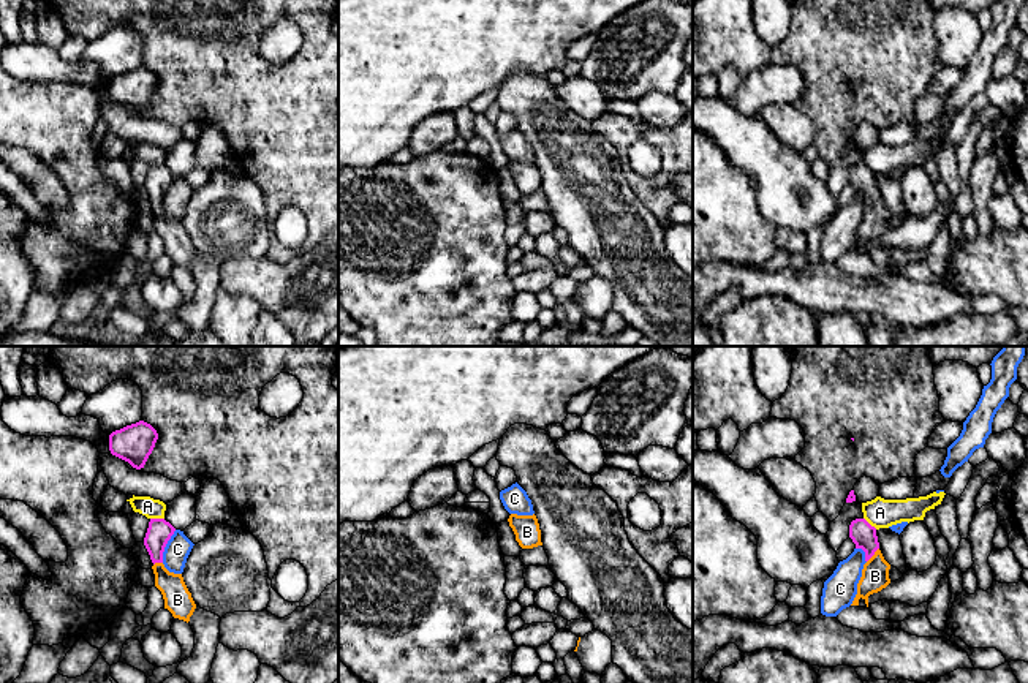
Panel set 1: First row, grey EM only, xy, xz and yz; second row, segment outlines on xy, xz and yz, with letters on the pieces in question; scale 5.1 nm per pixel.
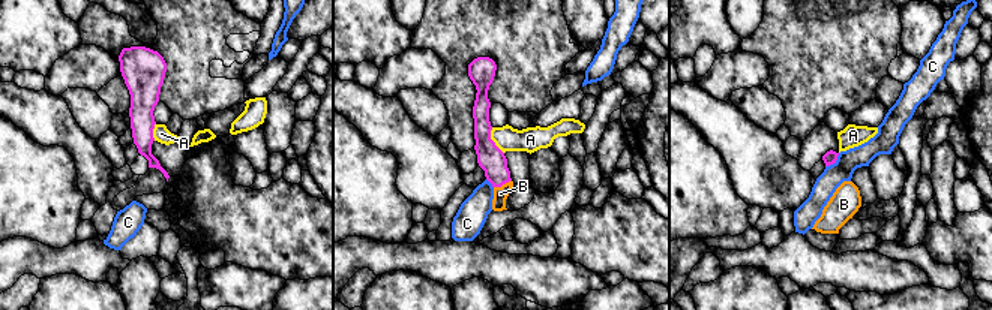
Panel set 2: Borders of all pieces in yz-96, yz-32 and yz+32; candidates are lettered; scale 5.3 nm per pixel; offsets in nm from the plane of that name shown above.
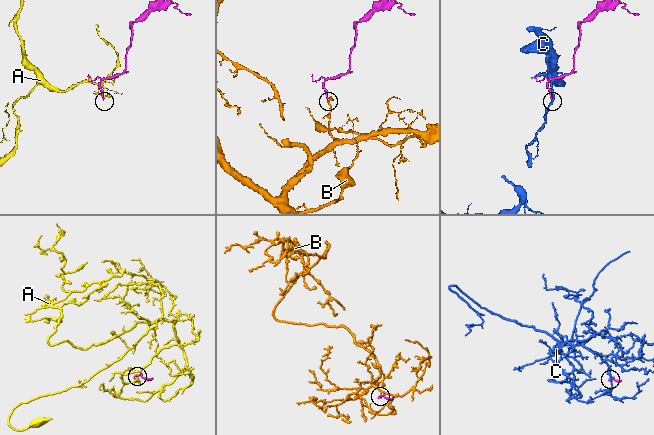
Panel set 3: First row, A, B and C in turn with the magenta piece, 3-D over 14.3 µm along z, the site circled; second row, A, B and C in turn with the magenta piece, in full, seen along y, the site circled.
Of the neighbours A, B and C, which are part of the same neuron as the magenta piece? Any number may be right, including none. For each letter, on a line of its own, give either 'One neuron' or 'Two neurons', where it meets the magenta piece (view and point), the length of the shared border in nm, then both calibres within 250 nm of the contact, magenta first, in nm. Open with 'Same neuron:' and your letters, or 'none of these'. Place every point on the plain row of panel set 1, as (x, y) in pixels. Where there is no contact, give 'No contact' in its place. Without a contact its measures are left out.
Same neuron: B
A: Two neurons. Touches magenta at xy (157, 165). Shared border 70 nm. Thickness 120 nm (magenta) against 100 nm
B: One neuron. Touches magenta at yz (873, 199). Shared border 100 nm. Thickness 120 nm (magenta) against 140 nm
C: Two neurons. Touches magenta at xy (165, 192). Shared border 180 nm. Thickness 120 nm (magenta) against 130 nm

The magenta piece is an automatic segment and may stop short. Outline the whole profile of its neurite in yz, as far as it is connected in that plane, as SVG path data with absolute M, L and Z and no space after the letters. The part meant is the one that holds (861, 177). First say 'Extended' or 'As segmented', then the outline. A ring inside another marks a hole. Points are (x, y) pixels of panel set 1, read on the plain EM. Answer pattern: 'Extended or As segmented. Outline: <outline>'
Extended. Outline: M856 164L851 168L849 183L856 190L856 194L862 194L865 198L867 207L857 229L857 240L851 251L859 251L859 245L862 243L868 253L868 242L881 237L890 229L890 210L884 206L879 196L876 174L871 172L865 164Z

